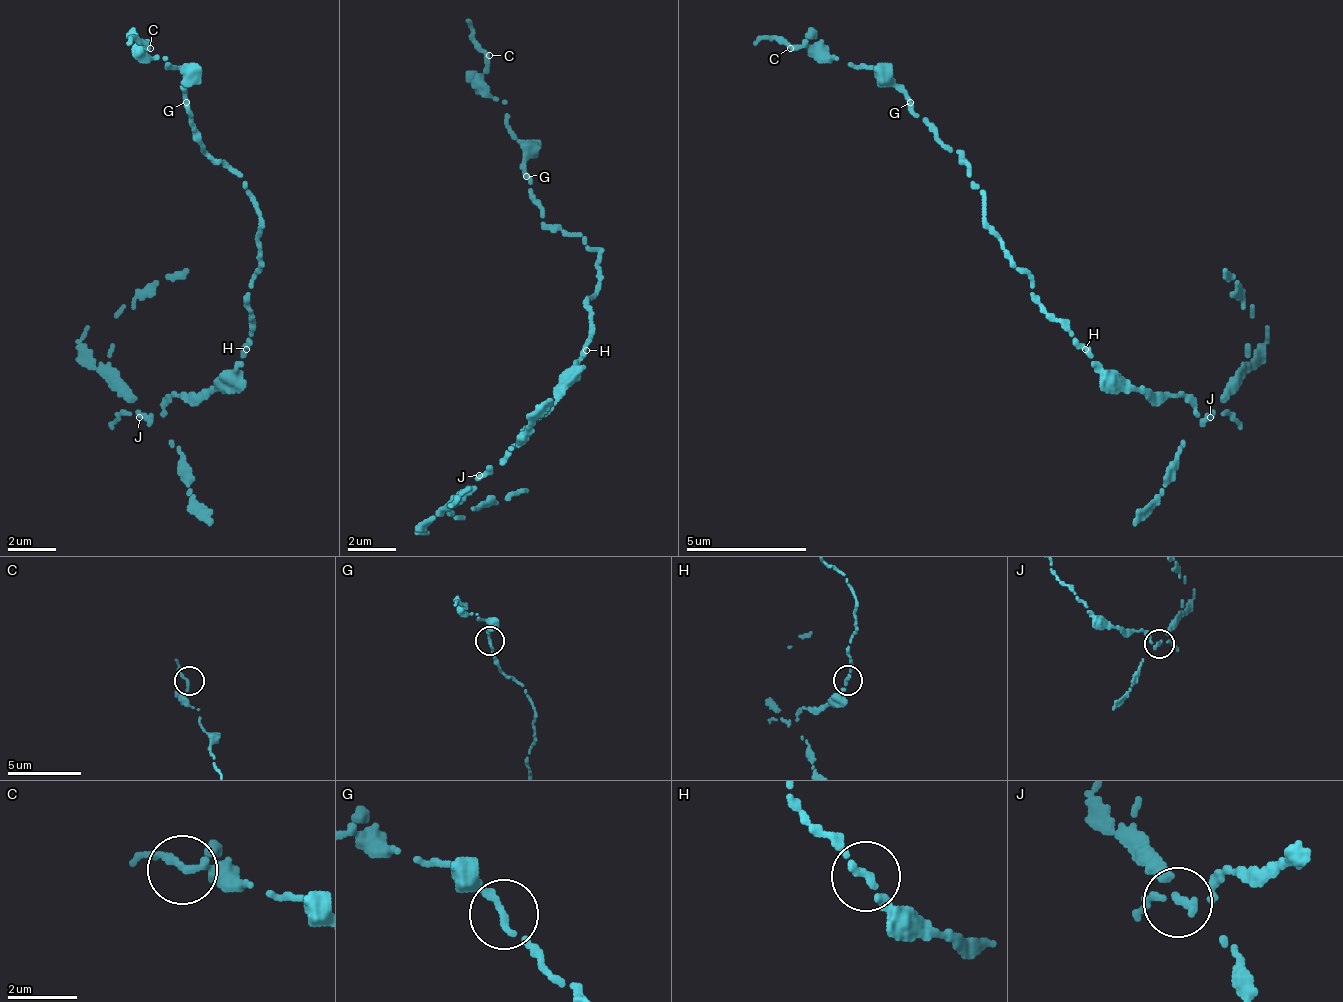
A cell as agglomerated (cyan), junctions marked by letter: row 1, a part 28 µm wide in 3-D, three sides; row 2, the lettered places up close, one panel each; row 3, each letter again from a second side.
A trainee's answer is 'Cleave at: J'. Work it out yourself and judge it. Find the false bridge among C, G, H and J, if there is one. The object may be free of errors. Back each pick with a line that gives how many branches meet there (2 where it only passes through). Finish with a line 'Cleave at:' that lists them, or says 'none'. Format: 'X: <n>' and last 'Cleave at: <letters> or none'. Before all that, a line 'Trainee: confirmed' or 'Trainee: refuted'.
Trainee: confirmed
J: 3
Cleave at: J

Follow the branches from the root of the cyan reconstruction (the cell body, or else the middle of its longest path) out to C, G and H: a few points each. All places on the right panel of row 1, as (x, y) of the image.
C: (1043, 307), (982, 216), (970, 168), (910, 102), (868, 66), (790, 48)
G: (1043, 307), (1031, 277), (1013, 264), (1000, 234), (982, 216), (982, 192), (970, 168), (910, 102)
H: (1043, 307), (1085, 349)

